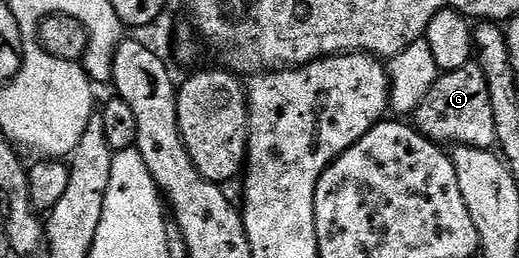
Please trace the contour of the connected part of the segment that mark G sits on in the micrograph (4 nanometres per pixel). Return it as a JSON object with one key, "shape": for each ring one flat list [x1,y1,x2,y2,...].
{"shape":[[470,62,453,72,445,72,434,82,430,94,422,98,422,102,414,113,414,127,428,140,435,140,441,146,465,144,475,148,489,150,497,147,496,127,494,126,494,106,490,106,490,86,486,82,486,74,482,74,479,63]]}

